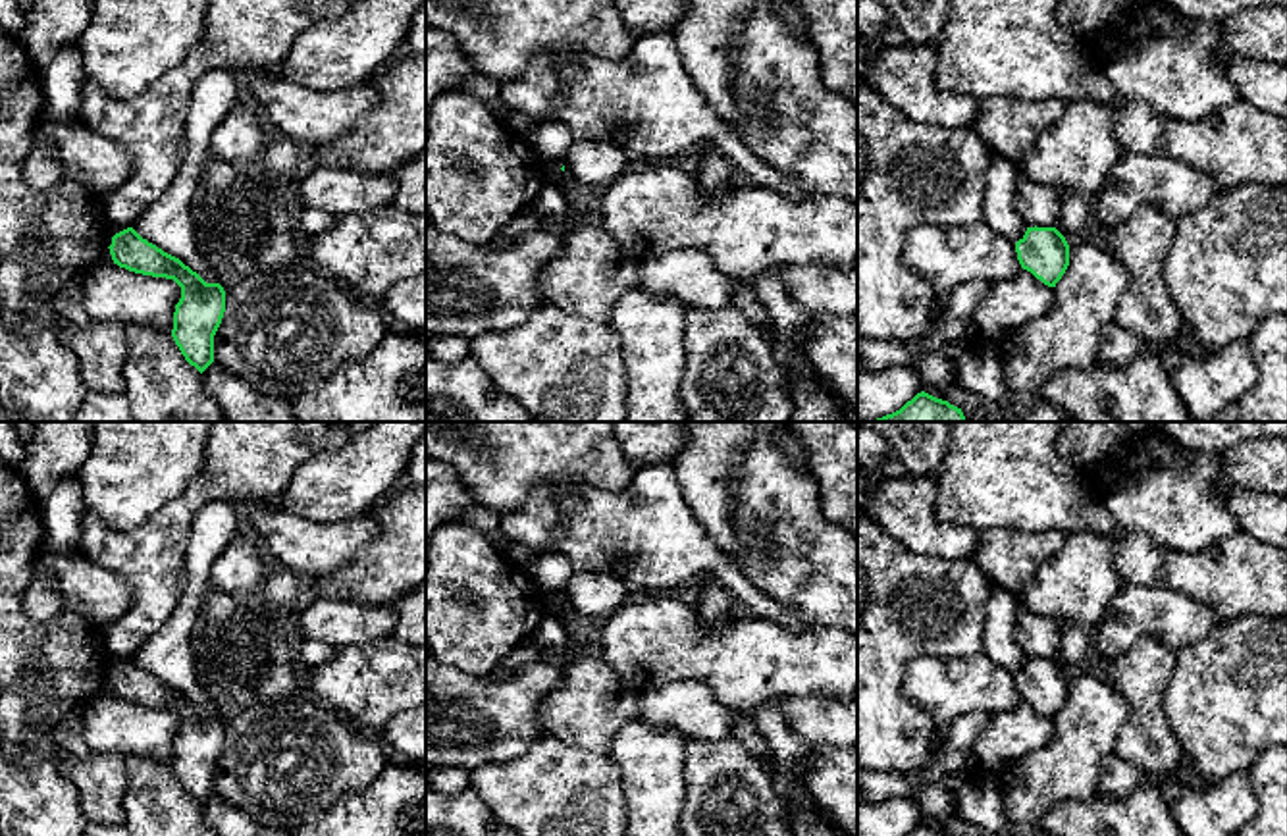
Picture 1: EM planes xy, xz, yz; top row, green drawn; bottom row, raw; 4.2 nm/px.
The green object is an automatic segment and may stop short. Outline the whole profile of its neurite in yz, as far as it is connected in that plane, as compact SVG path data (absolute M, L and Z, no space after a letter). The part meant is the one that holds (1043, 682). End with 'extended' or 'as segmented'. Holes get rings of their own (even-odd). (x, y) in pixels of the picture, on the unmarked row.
M1027 659L1015 684L1021 699L1048 718L1056 718L1069 697L1069 676L1056 659Z; as segmented

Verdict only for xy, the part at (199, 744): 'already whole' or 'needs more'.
already whole

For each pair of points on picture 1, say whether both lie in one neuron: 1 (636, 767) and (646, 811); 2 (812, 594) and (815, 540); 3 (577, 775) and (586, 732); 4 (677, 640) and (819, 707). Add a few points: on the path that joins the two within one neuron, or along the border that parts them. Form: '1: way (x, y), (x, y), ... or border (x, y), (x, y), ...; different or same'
1: way (646, 779), (646, 800); same
2: way (815, 580), (815, 553); same
3: border (550, 732), (563, 742), (607, 754); different
4: border (783, 696), (833, 696), (837, 700); different

